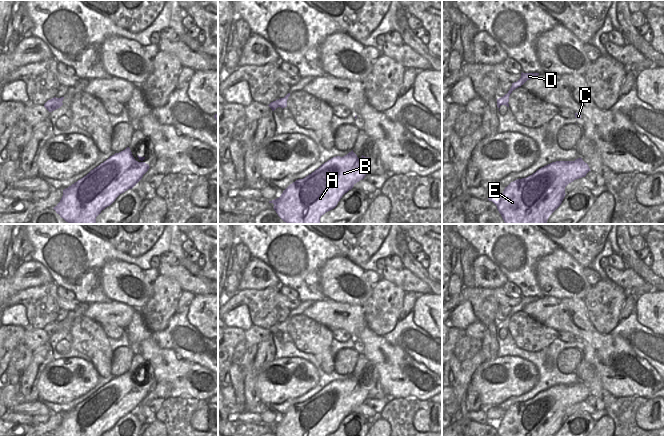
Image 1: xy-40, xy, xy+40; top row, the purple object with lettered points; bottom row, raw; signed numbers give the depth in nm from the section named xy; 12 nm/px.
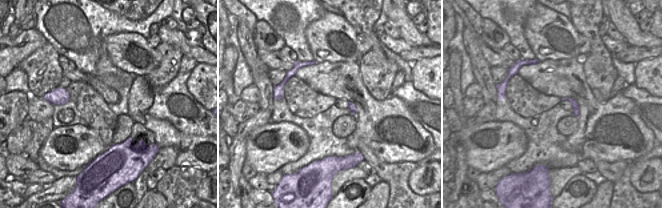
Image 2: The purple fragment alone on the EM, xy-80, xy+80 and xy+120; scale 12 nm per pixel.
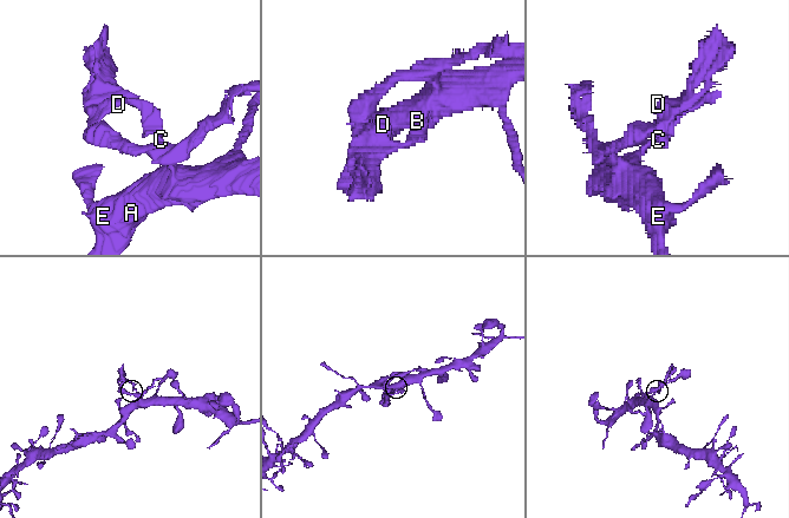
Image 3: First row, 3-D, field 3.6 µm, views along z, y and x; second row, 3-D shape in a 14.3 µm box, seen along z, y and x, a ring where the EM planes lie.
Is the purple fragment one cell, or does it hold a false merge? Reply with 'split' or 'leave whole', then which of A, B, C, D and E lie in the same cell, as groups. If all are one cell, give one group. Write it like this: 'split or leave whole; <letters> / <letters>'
split; A B E / C D

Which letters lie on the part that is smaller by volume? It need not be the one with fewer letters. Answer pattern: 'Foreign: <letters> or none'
Foreign: C, D

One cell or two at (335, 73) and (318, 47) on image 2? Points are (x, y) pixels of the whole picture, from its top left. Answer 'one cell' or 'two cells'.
two cells

